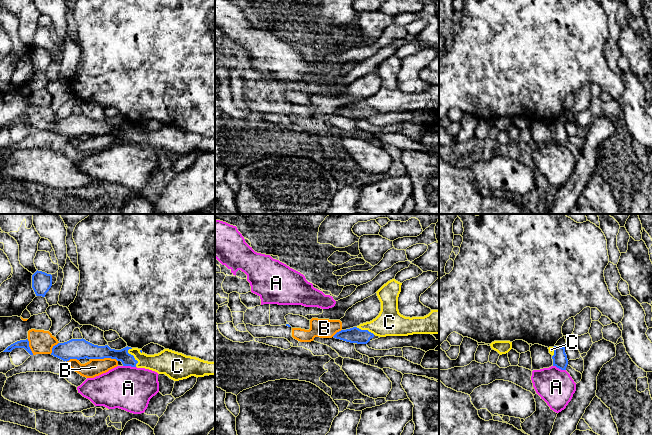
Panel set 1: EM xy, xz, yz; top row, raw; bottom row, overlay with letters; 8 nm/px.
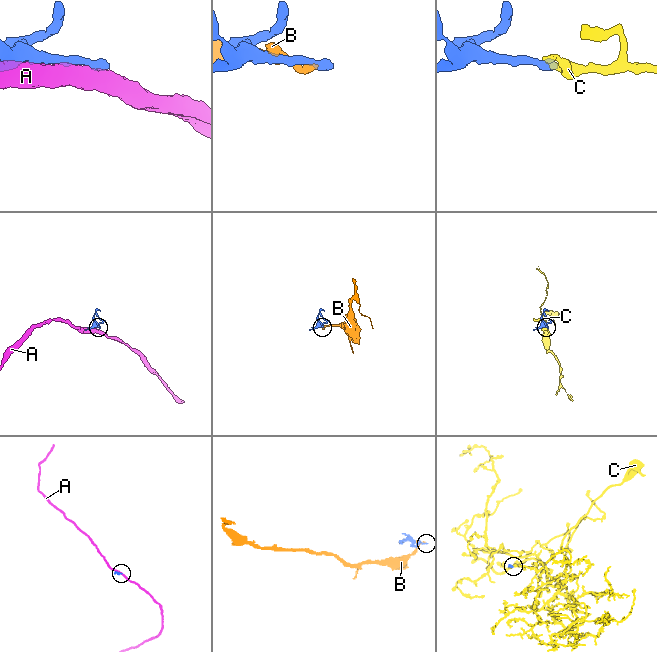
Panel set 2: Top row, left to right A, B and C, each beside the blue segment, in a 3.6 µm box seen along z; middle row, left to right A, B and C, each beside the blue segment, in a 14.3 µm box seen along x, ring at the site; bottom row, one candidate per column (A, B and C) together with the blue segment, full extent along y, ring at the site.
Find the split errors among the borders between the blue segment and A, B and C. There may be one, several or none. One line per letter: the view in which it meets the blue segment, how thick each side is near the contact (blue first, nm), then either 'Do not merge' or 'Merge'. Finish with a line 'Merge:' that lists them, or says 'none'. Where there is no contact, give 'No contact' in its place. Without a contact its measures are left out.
A: Touches blue in xy. Thickness 110 nm (blue) against 360 nm. Do not merge
B: Touches blue in xy. Thickness 160 nm (blue) against 140 nm. Do not merge
C: Touches blue in xy. Thickness 100 nm (blue) against 180 nm. Merge
Merge: C

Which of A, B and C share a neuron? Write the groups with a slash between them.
A / B / C

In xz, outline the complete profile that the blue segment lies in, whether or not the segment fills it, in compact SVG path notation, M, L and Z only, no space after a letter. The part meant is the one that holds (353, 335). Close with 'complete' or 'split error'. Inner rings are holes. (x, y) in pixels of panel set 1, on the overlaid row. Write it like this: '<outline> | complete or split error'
M392 279L376 293L381 302L379 315L370 322L337 332L333 337L350 343L367 344L375 335L408 336L439 334L439 310L431 310L424 317L405 317L399 313L398 297L402 283Z | split error

